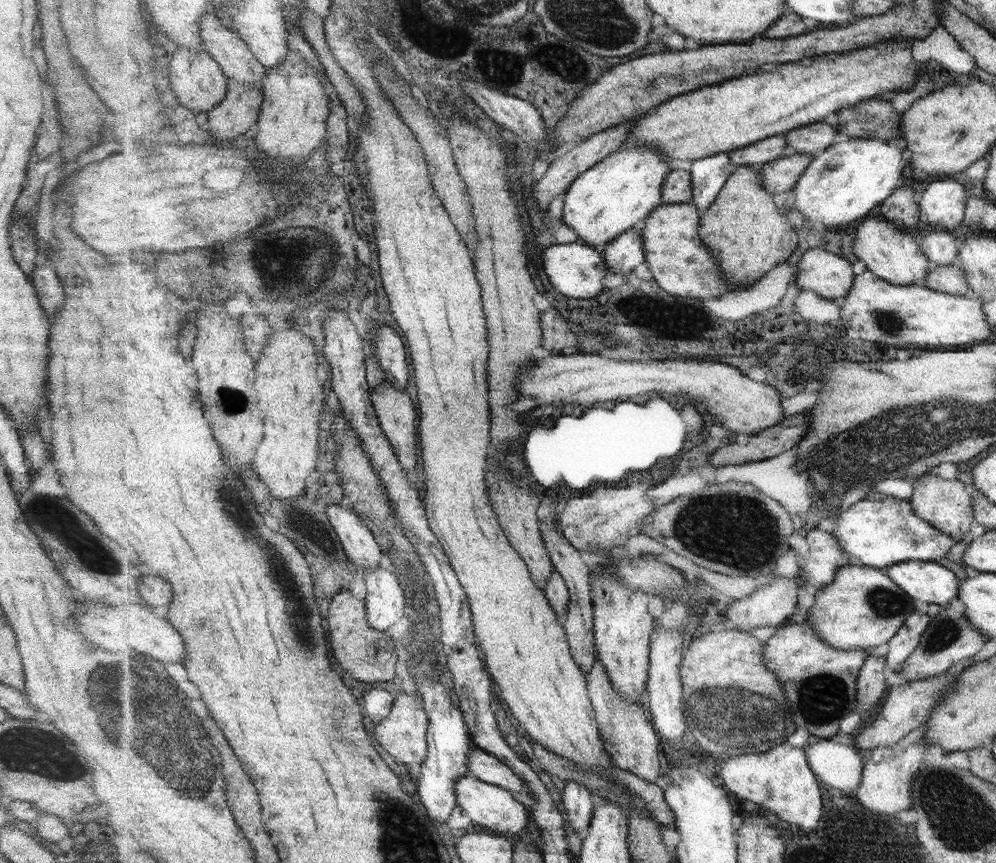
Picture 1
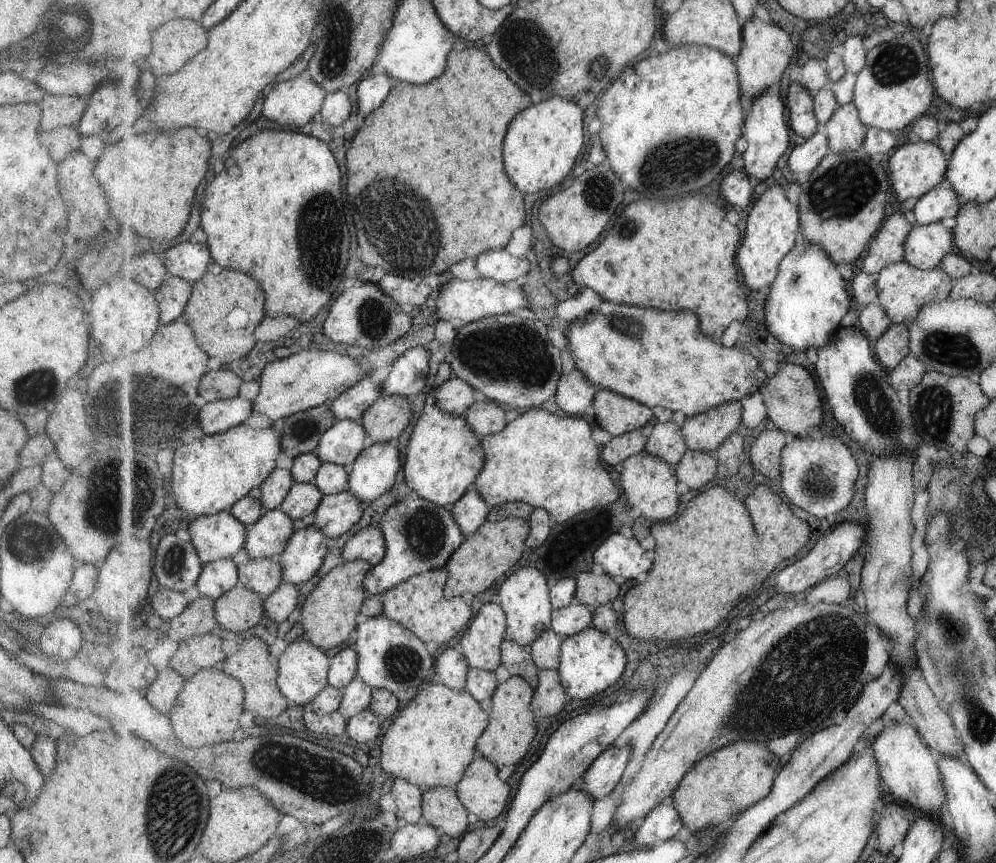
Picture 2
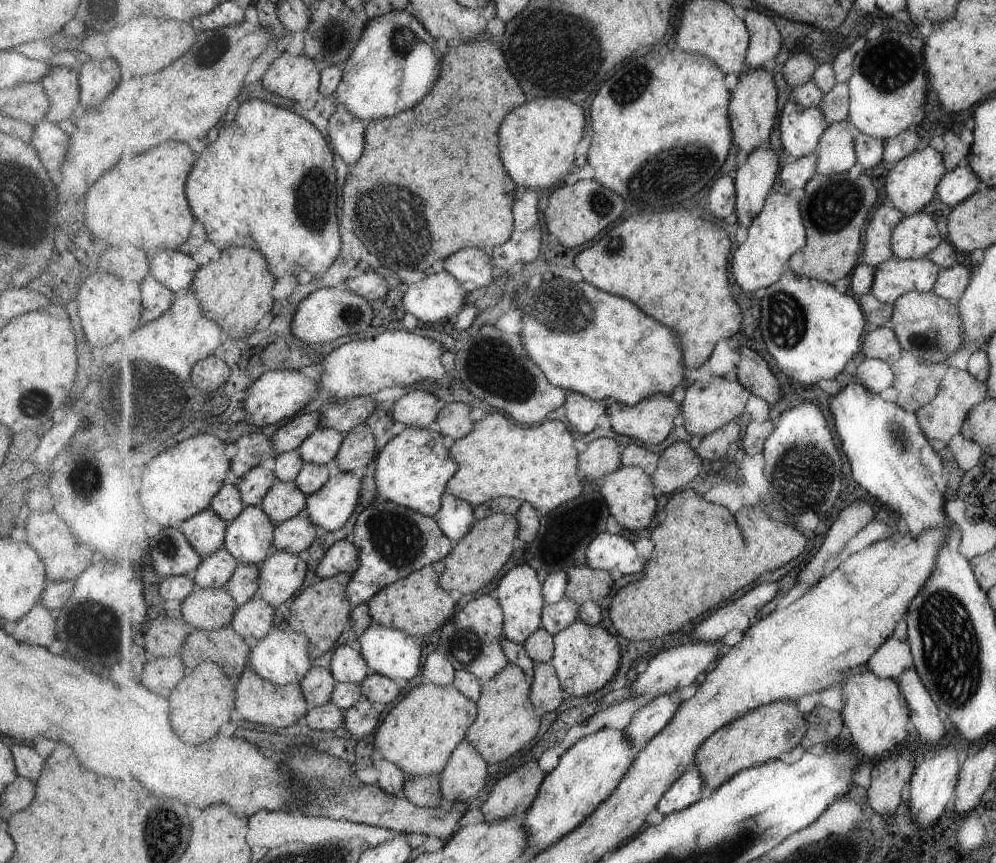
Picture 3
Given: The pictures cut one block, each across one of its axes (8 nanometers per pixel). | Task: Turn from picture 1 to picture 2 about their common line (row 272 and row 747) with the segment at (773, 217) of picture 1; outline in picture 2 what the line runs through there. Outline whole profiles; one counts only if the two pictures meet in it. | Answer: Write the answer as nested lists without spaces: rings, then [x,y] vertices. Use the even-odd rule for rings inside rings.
[[[767,741],[735,742],[713,752],[687,772],[672,797],[685,827],[693,834],[703,828],[721,826],[733,814],[742,814],[770,796],[777,778],[779,758],[769,751]]]

